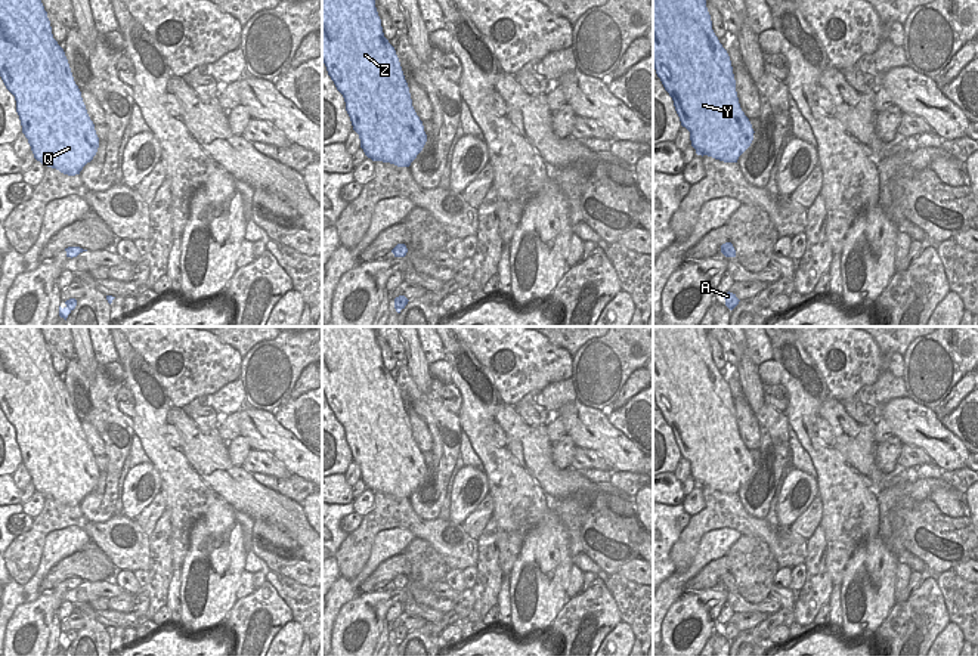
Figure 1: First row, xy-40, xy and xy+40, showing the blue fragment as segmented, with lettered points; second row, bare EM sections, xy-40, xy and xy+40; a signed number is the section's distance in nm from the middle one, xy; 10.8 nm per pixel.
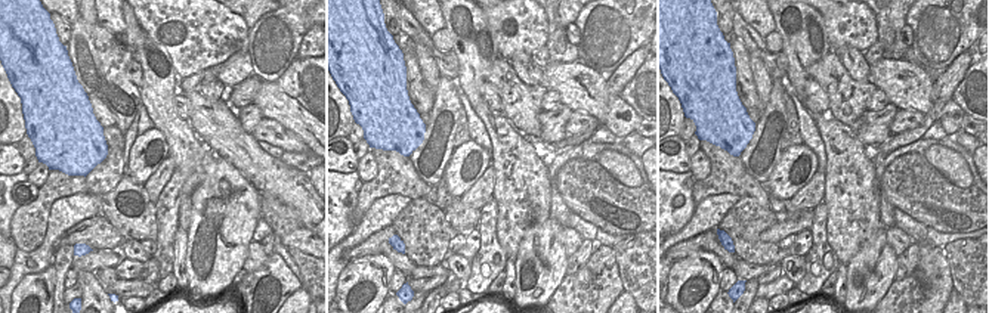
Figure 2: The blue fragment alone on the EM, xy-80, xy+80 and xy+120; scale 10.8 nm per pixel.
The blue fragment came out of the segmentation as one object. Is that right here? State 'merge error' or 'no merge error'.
no merge error

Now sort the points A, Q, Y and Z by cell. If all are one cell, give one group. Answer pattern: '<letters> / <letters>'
A Q Y Z

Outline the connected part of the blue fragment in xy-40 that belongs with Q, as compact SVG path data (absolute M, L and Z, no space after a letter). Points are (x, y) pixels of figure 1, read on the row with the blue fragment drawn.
M0 0L0 77L6 89L15 96L22 133L28 139L34 158L64 174L80 174L83 167L96 155L99 137L87 114L81 92L74 81L65 52L53 38L41 0Z

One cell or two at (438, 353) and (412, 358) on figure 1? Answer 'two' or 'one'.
two

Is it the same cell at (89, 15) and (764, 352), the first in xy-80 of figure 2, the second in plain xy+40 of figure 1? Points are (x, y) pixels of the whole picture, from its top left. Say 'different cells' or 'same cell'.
different cells

